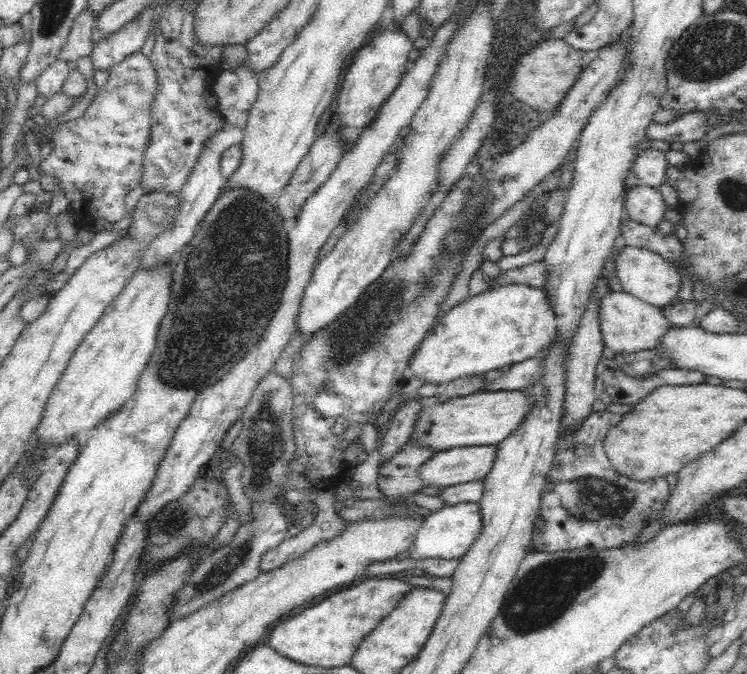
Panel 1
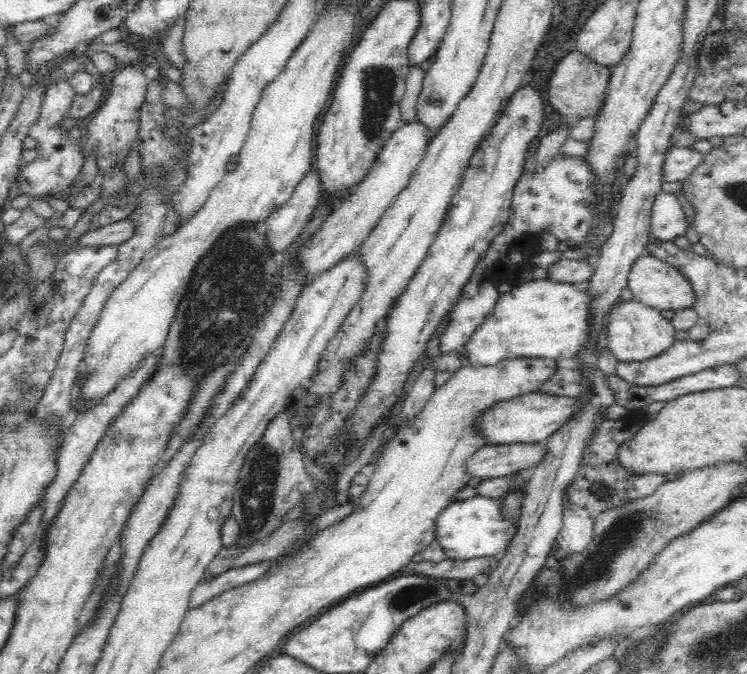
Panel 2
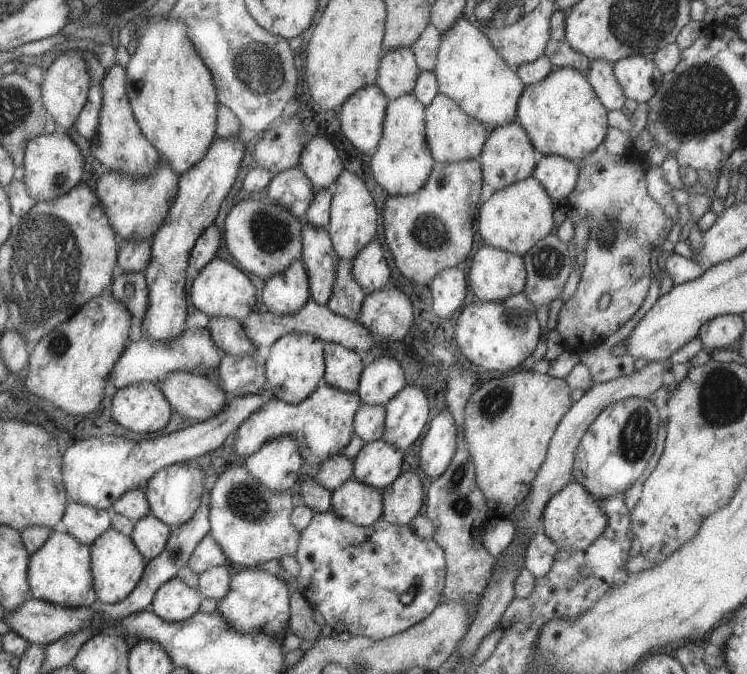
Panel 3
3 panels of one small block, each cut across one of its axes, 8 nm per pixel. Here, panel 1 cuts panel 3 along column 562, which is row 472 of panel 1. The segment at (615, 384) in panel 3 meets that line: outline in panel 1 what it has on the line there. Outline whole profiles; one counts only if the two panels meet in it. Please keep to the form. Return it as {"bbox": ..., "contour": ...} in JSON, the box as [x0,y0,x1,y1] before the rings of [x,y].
{"bbox":[418,446,496,487],"contour":[[[458,446],[436,451],[418,468],[424,486],[446,487],[481,480],[490,472],[496,447]]]}

